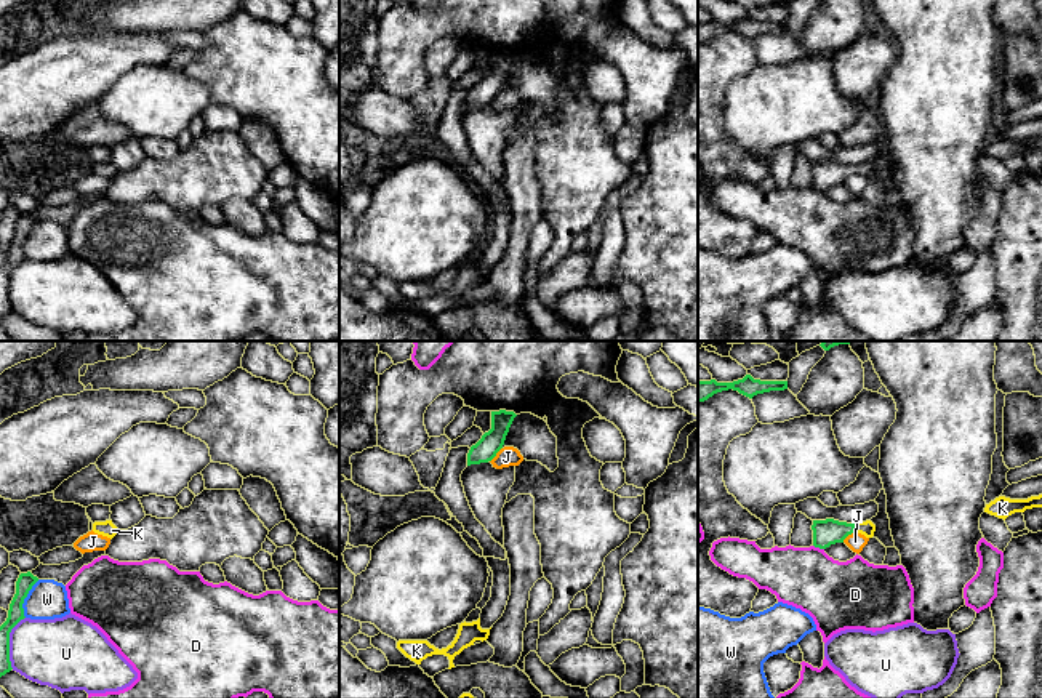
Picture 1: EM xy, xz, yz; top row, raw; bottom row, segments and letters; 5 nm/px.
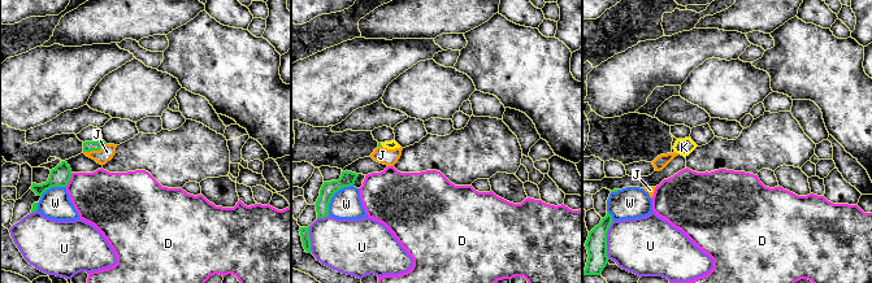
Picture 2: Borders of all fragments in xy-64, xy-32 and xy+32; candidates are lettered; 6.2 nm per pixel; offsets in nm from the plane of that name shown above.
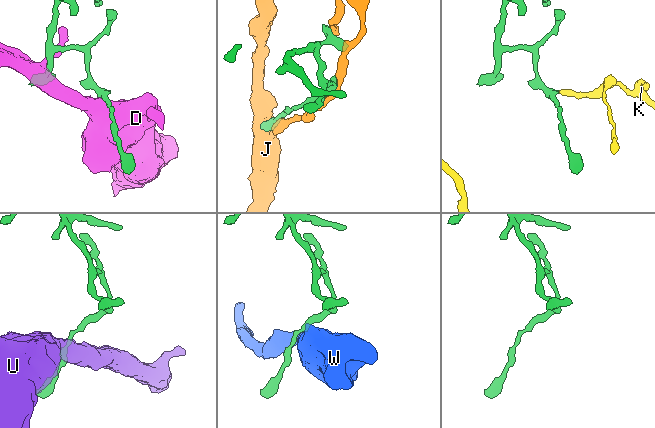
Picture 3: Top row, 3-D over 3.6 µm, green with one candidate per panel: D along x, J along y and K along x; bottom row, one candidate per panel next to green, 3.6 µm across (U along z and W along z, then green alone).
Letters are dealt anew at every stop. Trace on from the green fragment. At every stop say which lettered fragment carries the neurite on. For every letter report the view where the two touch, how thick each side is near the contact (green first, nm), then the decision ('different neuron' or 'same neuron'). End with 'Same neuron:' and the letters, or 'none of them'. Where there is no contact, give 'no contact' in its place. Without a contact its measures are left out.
D: yz | 130/320 nm | same neuron
J: xz | 110/100 nm | different neuron
K: yz | 130/70 nm | different neuron
U: xy | 80/340 nm | different neuron
W: xy | 90/200 nm | different neuron
Same neuron: D

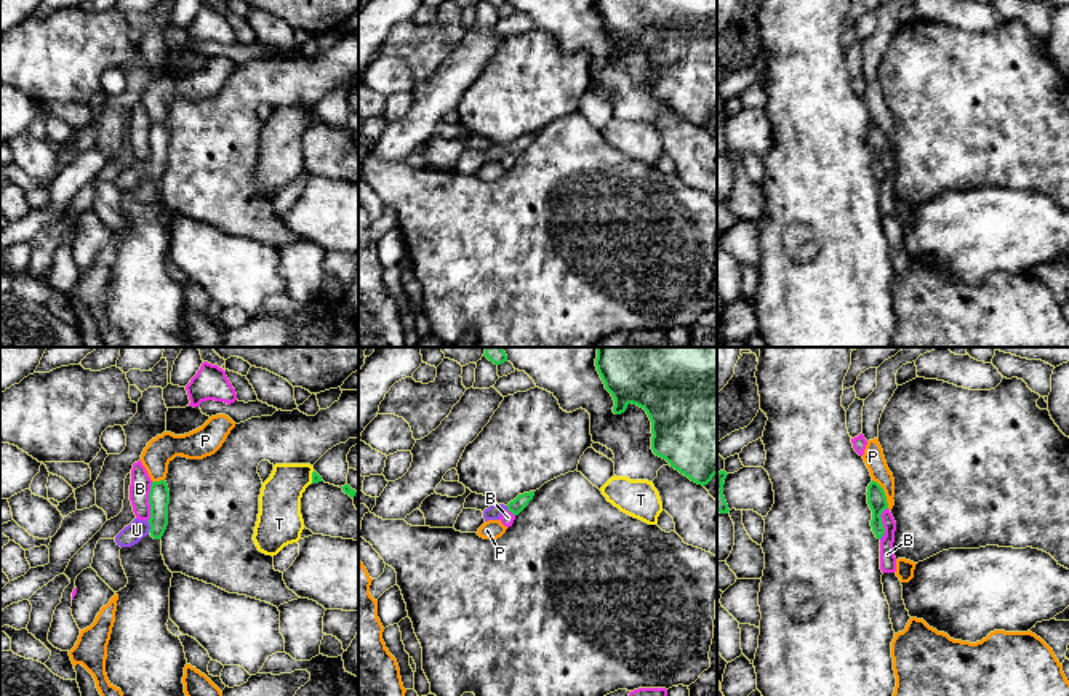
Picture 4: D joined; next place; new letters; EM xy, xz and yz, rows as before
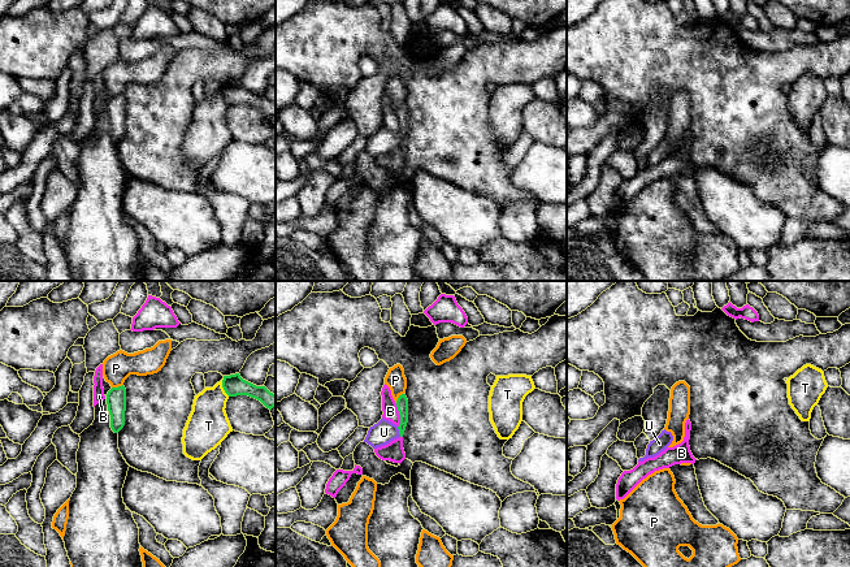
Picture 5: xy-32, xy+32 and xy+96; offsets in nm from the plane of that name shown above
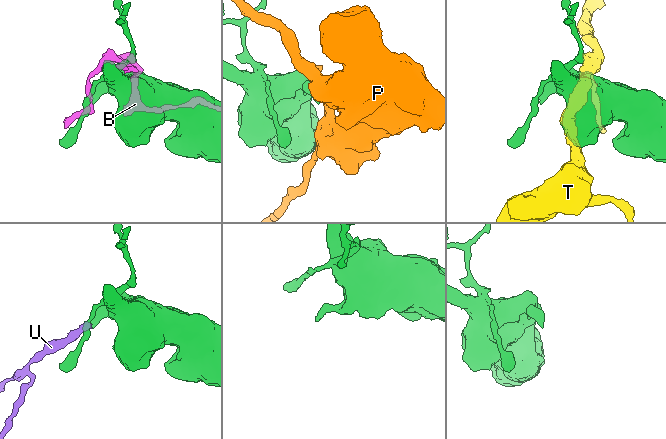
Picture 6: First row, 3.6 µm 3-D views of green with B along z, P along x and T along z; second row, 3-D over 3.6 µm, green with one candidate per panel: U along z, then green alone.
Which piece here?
B: xy | 110/110 nm | different neuron
P: yz | 100/100 nm | different neuron
T: xy | 50/200 nm | different neuron
U: xy | 110/100 nm | same neuron
Same neuron: U

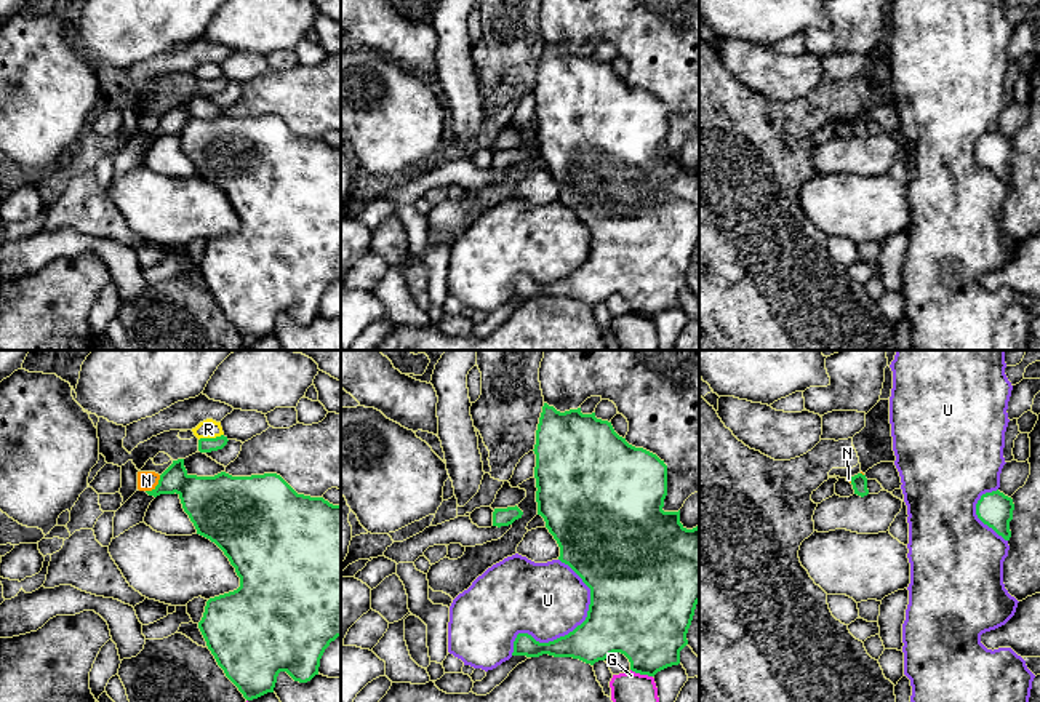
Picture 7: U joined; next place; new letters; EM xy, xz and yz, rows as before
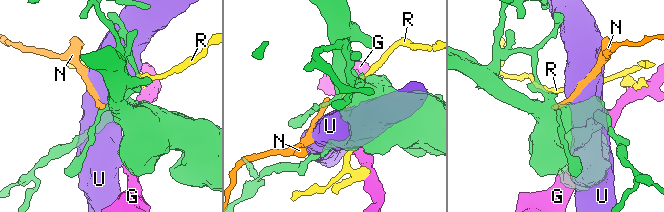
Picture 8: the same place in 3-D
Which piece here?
G: xz | 380/150 nm | different neuron
N: xy | 220/100 nm | different neuron
R: xy | 80/100 nm | different neuron
U: xz | 340/380 nm | different neuron
Same neuron: none of them

